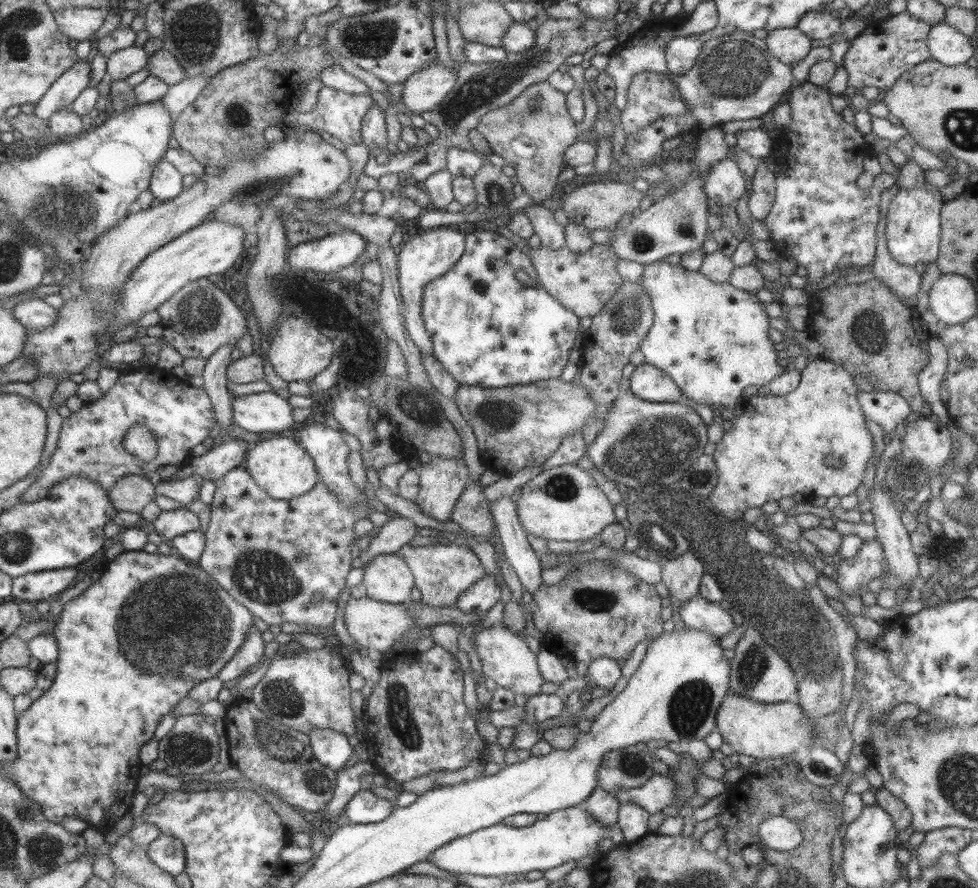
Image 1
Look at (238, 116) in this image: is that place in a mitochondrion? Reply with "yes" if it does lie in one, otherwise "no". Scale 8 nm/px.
yes

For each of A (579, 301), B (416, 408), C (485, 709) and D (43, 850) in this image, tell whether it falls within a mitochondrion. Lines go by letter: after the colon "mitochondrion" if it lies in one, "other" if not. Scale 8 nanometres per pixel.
A: other
B: mitochondrion
C: other
D: mitochondrion

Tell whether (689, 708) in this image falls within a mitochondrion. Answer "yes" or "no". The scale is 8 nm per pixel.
yes

